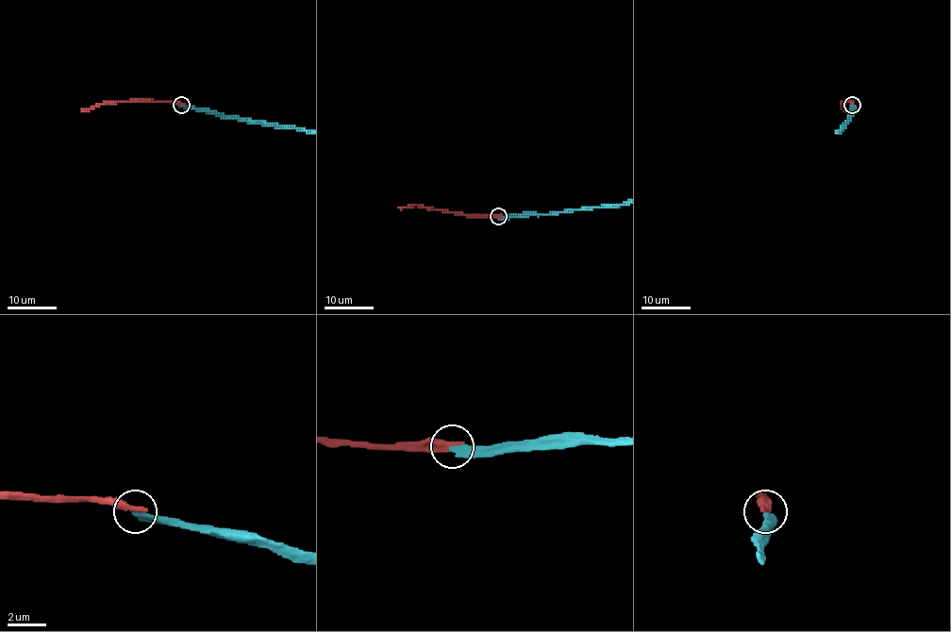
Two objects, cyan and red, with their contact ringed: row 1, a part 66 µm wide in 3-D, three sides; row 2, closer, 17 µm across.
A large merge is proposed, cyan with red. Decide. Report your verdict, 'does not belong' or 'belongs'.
does not belong

